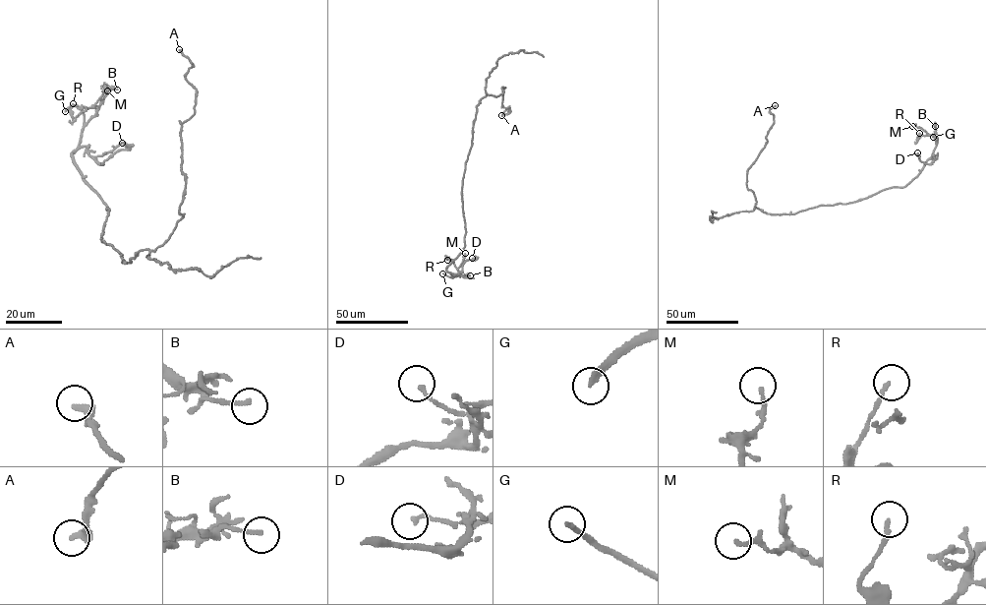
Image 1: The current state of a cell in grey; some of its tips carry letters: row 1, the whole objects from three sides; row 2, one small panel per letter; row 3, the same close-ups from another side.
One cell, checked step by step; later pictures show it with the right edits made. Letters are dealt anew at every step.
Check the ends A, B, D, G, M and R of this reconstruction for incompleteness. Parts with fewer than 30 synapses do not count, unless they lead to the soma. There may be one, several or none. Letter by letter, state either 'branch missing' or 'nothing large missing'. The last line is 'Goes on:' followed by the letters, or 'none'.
A: branch missing
B: nothing large missing
D: nothing large missing
G: branch missing
M: nothing large missing
R: nothing large missing
Goes on: A, G

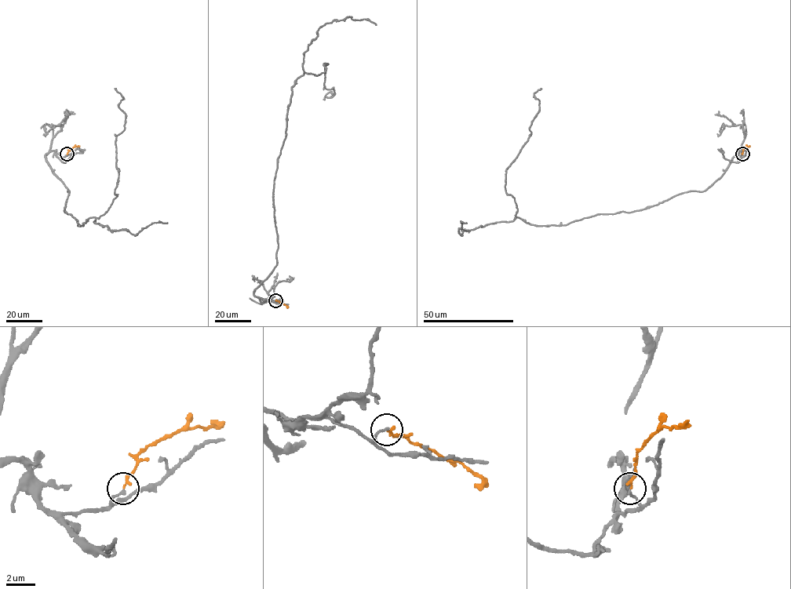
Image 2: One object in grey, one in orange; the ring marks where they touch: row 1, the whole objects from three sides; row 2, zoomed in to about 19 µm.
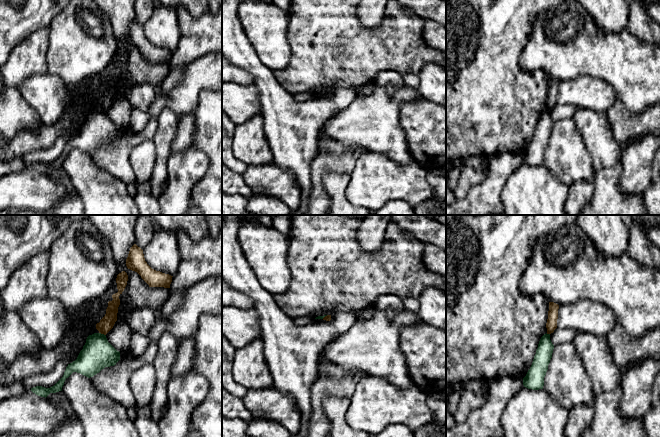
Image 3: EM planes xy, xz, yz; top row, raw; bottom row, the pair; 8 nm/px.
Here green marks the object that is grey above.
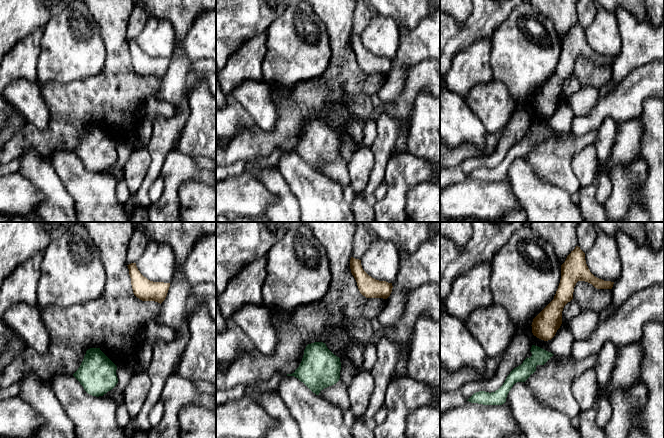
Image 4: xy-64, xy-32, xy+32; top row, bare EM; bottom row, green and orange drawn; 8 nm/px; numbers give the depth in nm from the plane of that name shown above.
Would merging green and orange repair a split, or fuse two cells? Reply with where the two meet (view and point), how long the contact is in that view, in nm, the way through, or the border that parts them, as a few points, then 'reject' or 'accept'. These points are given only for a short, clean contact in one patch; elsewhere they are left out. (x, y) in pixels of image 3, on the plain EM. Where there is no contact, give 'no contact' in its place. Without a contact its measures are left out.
meets green in xy at (102, 110); contact 60 nm long; border along xy (99, 108), (105, 111); reject

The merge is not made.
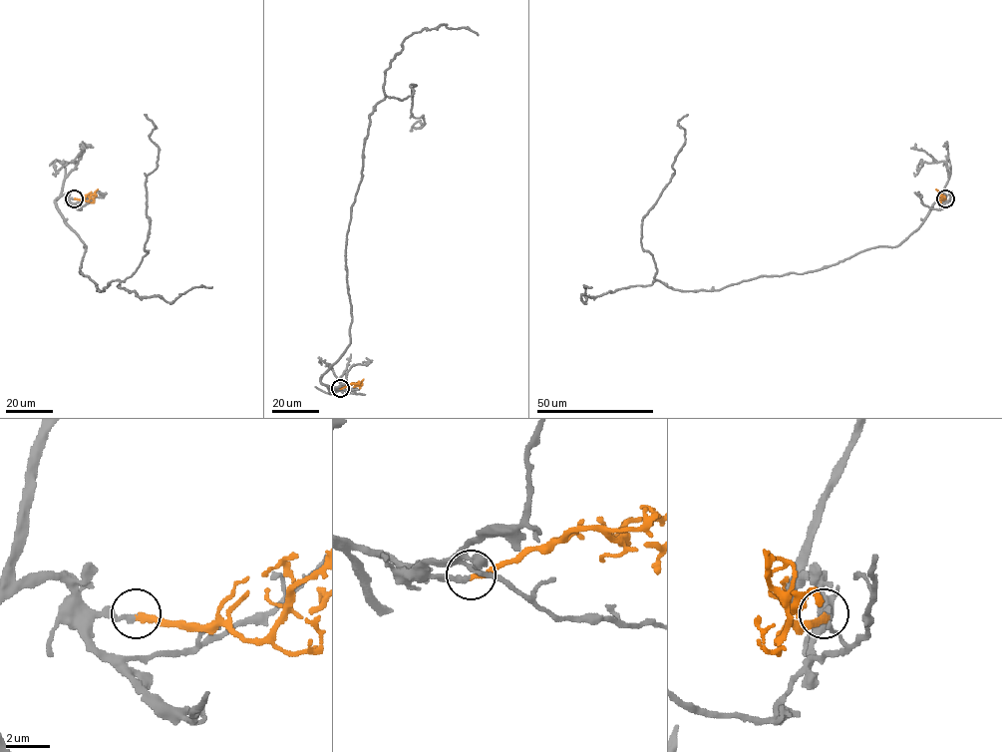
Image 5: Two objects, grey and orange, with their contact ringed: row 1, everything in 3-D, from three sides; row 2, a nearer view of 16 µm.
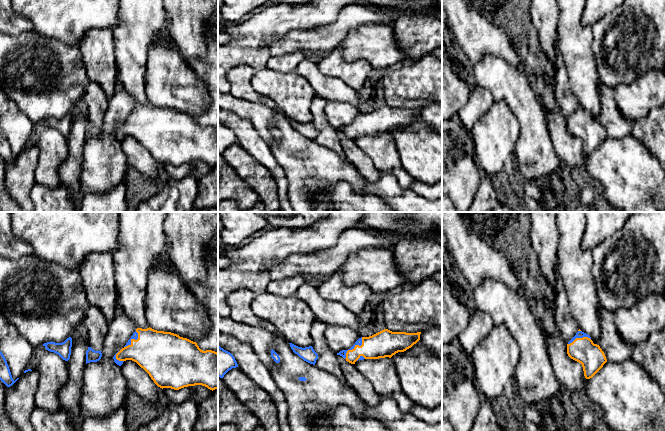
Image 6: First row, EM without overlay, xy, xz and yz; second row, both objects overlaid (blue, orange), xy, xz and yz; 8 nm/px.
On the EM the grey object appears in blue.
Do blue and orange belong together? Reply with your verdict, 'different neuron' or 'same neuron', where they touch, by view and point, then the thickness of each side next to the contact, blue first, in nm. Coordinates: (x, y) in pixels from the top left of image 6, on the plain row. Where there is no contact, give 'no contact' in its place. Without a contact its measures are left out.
same neuron | xz (354, 122) | 50/220 nm

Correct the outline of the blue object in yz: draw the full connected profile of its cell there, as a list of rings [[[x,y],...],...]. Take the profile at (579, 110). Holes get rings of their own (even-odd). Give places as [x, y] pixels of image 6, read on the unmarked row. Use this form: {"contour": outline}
{"contour": [[[580,105],[567,120],[568,132],[581,139],[586,155],[592,154],[607,138],[599,121],[594,120],[591,113]]]}

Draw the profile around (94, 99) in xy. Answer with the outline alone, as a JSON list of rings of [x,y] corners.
[[[89,81],[82,101],[87,110],[89,123],[101,127],[107,110],[107,97],[103,89],[96,82]]]

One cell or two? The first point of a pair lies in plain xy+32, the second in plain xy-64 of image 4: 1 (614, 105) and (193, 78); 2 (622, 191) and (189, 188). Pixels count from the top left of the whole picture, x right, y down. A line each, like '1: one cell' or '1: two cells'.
1: one cell
2: two cells

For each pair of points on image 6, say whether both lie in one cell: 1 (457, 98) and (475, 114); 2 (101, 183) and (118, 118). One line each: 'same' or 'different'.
1: different
2: same

